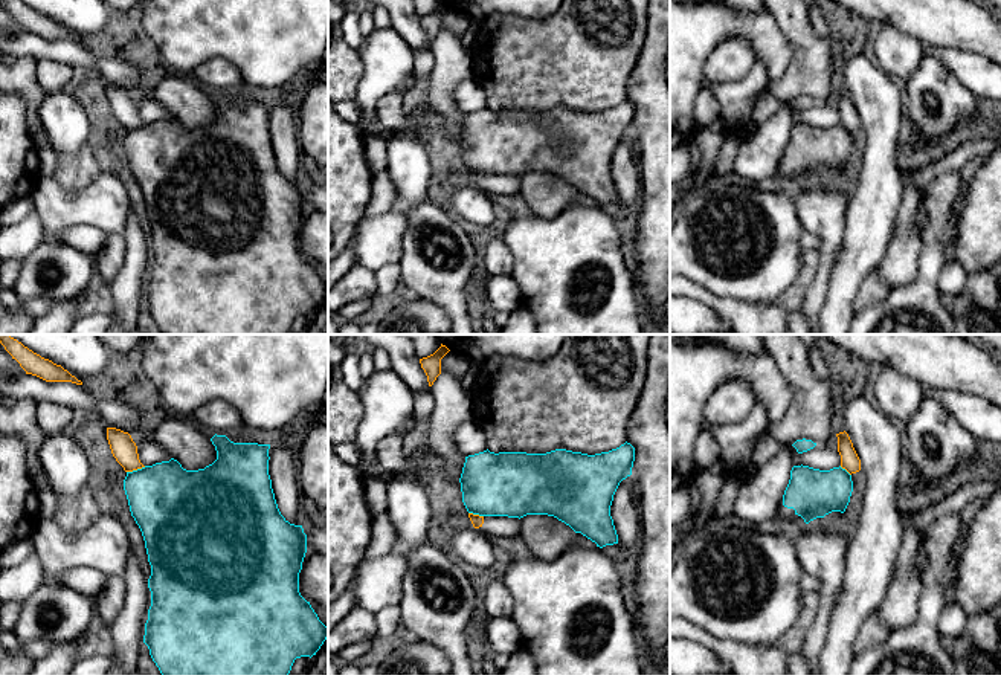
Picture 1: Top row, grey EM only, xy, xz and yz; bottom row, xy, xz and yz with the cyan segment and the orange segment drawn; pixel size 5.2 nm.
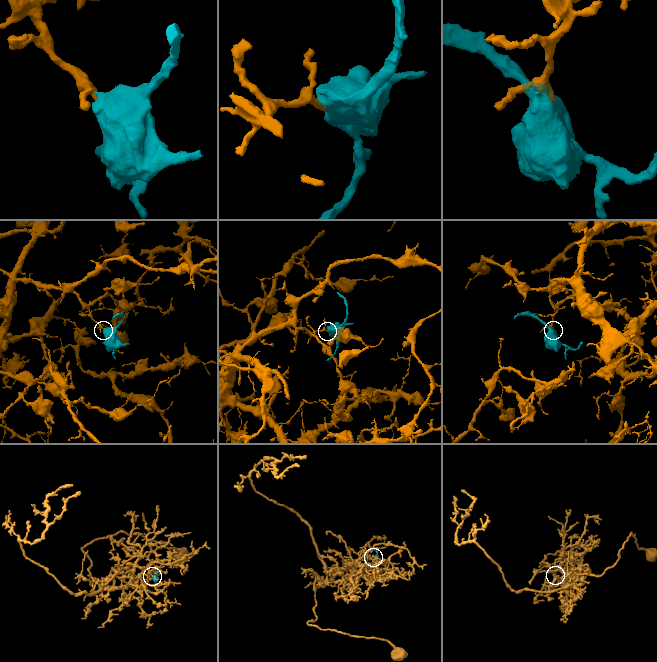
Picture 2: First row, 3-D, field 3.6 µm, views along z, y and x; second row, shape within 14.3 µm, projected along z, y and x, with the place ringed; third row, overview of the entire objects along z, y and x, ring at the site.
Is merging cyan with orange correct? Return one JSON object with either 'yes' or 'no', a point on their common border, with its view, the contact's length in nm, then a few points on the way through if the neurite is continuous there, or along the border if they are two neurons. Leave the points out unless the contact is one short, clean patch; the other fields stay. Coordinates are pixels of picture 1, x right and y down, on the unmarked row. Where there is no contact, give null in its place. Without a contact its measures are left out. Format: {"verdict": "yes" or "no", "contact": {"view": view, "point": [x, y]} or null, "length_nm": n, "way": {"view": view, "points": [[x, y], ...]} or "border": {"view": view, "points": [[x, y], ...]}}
{"verdict": "no", "contact": {"view": "xy", "point": [136, 129]}, "length_nm": 110, "border": {"view": "xy", "points": [[145, 124], [127, 130]]}}

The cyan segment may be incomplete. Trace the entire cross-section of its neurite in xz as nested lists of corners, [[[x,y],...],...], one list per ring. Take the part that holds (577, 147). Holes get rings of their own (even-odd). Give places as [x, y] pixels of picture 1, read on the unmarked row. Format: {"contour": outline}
{"contour": [[[627,99],[595,113],[566,107],[546,111],[494,111],[487,107],[465,115],[459,136],[462,160],[468,171],[479,174],[554,174],[603,206],[618,202],[610,163],[620,140],[632,133],[633,119],[635,105]]]}

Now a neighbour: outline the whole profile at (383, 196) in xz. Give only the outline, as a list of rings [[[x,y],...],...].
[[[386,170],[372,174],[371,202],[362,220],[378,217],[394,209],[397,202],[395,185]]]

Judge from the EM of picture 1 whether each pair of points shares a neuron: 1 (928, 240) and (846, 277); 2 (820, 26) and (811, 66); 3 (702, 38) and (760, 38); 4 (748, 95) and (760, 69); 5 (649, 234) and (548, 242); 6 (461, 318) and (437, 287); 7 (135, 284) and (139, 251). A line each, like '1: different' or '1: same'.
1: different
2: different
3: same
4: same
5: different
6: same
7: same

